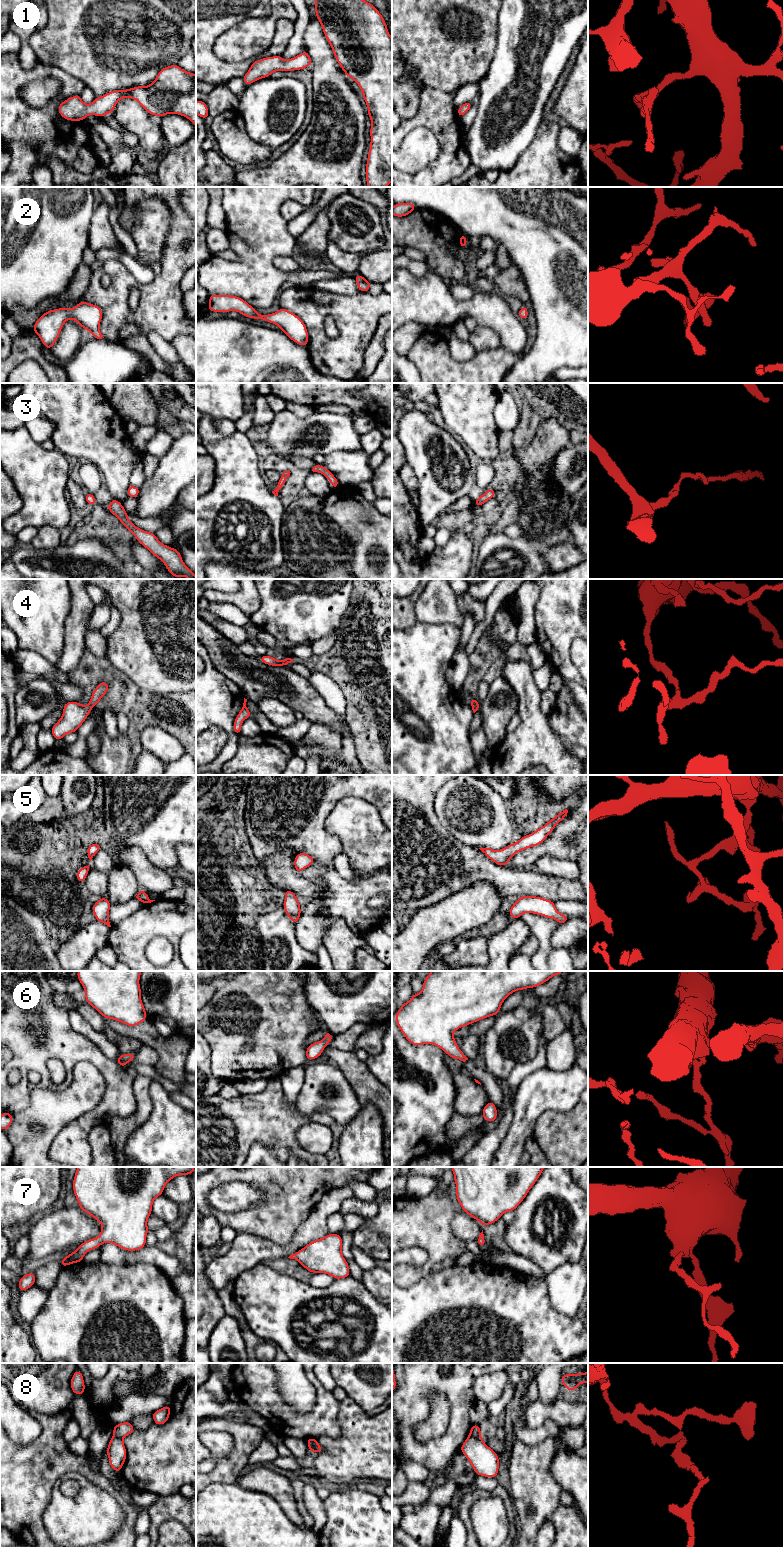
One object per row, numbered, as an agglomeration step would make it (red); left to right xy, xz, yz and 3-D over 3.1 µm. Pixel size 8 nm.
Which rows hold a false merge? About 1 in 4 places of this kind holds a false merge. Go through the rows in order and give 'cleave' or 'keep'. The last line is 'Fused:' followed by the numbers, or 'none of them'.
1: keep
2: keep
3: keep
4: keep
5: keep
6: keep
7: keep
8: cleave
Fused: 8

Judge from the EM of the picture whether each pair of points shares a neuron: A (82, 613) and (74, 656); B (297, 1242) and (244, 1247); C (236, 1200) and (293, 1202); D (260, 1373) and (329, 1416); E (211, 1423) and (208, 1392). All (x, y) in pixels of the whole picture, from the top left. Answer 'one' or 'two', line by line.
A: one
B: one
C: two
D: one
E: two

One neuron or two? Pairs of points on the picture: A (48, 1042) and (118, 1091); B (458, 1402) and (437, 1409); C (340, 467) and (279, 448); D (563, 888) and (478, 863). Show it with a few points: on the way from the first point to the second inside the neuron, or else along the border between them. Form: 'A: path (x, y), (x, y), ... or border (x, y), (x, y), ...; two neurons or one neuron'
A: path (68, 1046), (83, 1049), (93, 1054), (110, 1071); one neuron
B: border (435, 1390), (440, 1392), (448, 1402), (447, 1428); two neurons
C: border (348, 450), (332, 450), (325, 455); two neurons
D: path (542, 885), (529, 882), (508, 882), (499, 876); one neuron

